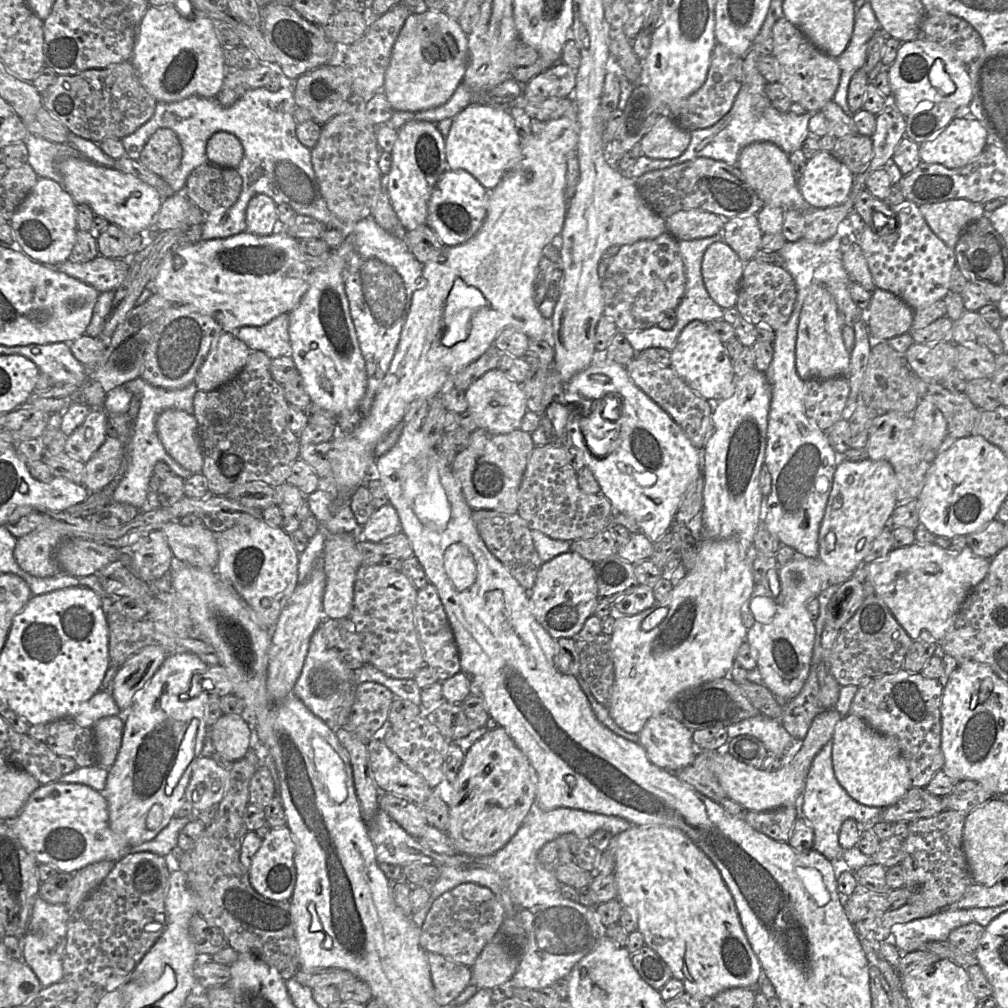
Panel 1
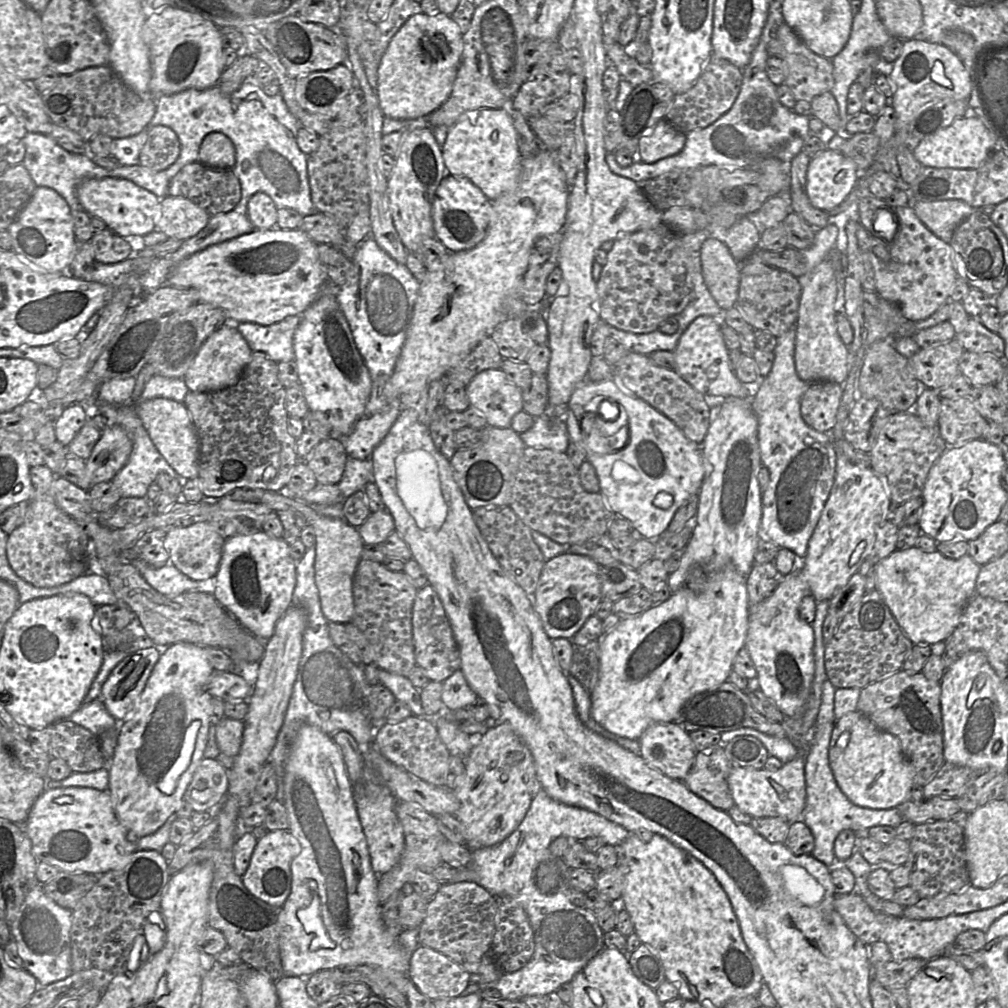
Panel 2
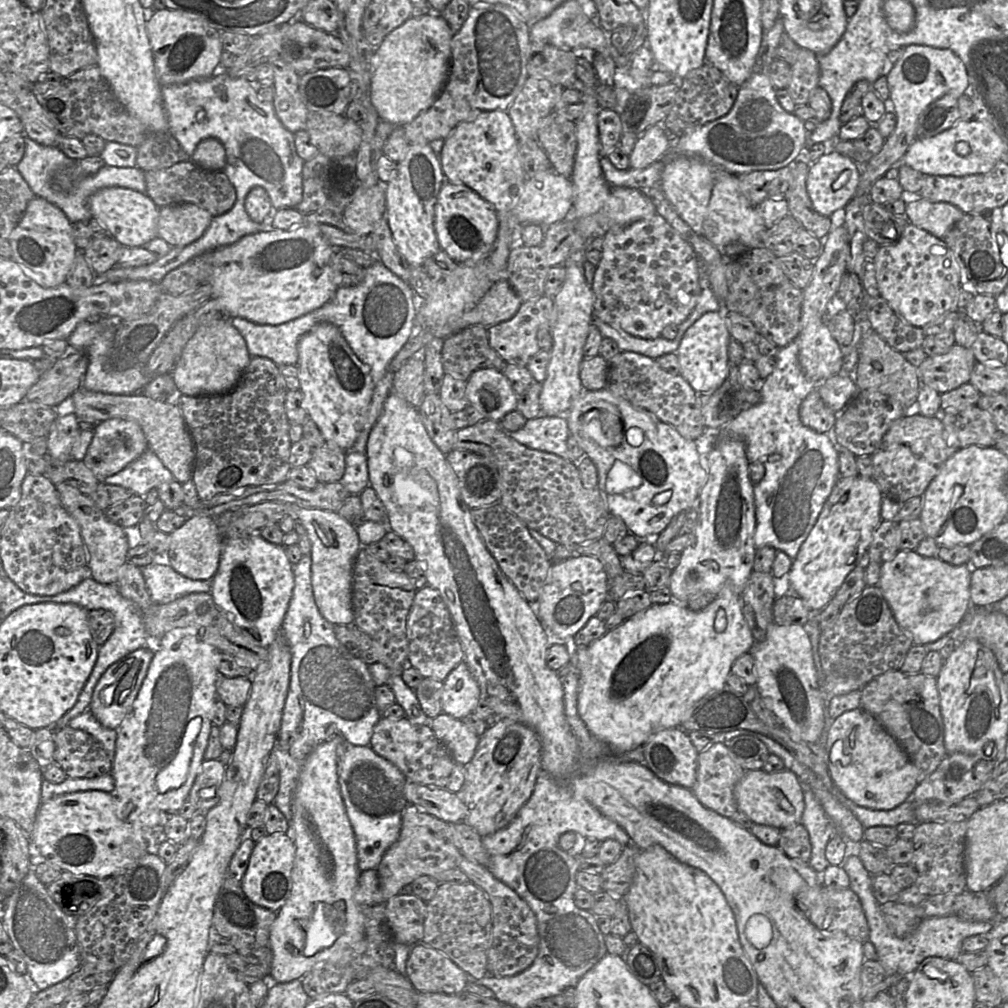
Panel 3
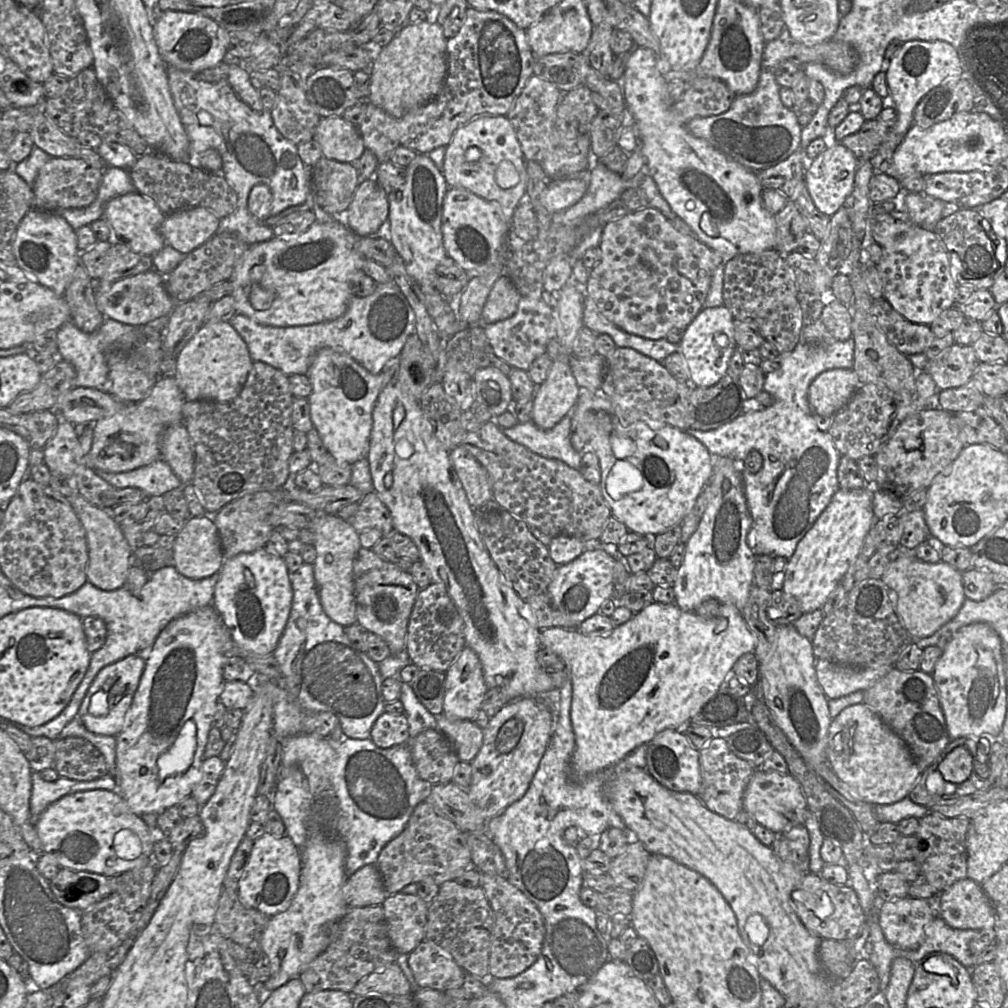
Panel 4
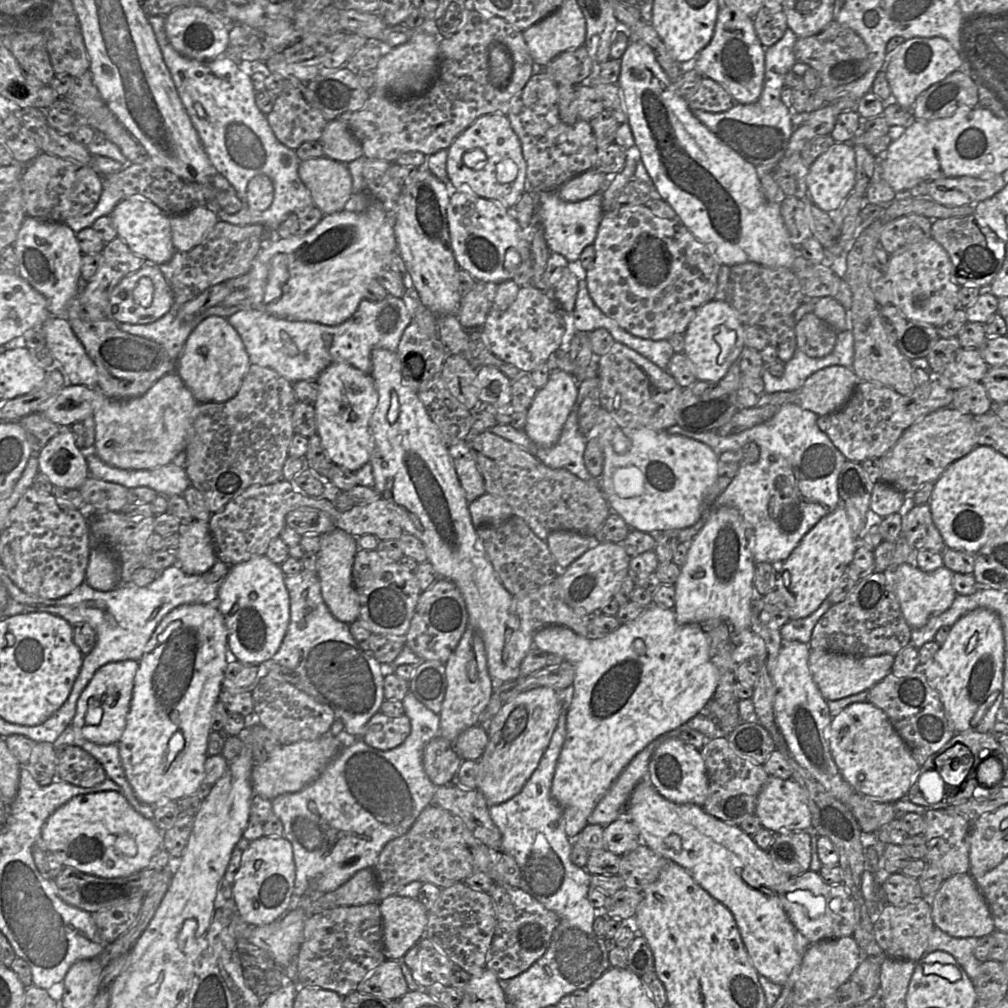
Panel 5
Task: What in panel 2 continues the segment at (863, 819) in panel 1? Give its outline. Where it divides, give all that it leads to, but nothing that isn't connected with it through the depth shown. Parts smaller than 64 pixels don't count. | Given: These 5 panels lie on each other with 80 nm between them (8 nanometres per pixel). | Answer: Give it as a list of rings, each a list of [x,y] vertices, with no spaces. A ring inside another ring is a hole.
[[[825,680],[822,686],[821,704],[814,724],[814,738],[805,758],[806,804],[803,811],[803,822],[814,837],[811,855],[830,869],[835,868],[834,841],[842,830],[868,830],[873,826],[881,825],[896,828],[904,821],[898,808],[869,809],[855,805],[837,785],[829,764],[829,744],[837,721],[834,717],[835,692],[836,688],[831,681]]]

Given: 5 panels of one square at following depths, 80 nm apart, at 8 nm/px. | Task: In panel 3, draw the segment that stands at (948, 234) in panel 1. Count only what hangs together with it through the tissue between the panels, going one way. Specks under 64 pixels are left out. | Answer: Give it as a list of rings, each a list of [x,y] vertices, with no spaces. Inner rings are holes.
[[[904,191],[903,199],[906,202],[904,213],[908,221],[939,239],[943,239],[948,230],[965,214],[958,207],[950,203],[930,201],[922,198],[918,194],[907,194],[907,192]]]

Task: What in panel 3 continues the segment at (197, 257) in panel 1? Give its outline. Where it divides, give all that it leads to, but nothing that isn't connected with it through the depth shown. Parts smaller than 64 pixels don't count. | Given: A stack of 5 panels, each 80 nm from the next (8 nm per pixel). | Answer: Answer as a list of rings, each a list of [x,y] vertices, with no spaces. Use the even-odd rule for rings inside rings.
[[[302,224],[291,230],[267,230],[258,233],[246,235],[237,242],[213,250],[213,274],[210,279],[212,285],[213,298],[218,299],[221,304],[229,311],[231,317],[240,317],[257,324],[278,325],[291,321],[315,309],[322,307],[334,295],[337,286],[333,281],[333,271],[331,267],[331,258],[334,248],[325,241],[317,229],[309,225]]]

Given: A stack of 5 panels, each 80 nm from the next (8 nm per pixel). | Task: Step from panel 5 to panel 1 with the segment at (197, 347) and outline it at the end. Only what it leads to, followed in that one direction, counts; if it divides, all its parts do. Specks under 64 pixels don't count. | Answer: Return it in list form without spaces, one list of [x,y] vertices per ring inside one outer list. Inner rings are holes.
[[[223,332],[198,370],[194,384],[203,391],[221,387],[239,374],[250,354],[235,333]]]

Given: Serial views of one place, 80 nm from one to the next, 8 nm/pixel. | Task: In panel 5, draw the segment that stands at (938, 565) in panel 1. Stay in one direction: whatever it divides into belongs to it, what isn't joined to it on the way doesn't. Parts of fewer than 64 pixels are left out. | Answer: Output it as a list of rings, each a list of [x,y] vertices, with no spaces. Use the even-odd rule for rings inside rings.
[[[909,563],[900,564],[895,570],[886,570],[885,576],[898,600],[901,612],[912,629],[927,624],[929,619],[945,612],[953,603],[957,593],[953,587],[954,573],[945,566],[932,572],[924,572]]]

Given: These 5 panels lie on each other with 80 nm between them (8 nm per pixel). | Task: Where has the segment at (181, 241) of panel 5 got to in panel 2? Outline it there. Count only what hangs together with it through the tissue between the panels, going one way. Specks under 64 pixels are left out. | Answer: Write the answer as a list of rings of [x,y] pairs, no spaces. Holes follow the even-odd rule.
[[[181,196],[161,199],[157,229],[178,240],[196,236],[208,223],[210,215],[191,200]]]

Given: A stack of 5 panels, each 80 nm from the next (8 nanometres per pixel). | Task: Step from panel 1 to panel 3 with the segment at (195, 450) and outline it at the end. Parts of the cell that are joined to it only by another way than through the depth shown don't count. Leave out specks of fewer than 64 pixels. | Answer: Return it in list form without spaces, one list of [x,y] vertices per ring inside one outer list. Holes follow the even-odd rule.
[[[81,388],[74,392],[71,398],[63,401],[55,408],[58,408],[58,416],[60,414],[74,413],[79,422],[99,423],[111,418],[122,418],[138,423],[147,439],[148,447],[170,470],[176,481],[182,484],[192,478],[195,461],[194,443],[181,410],[175,402],[153,399],[143,393],[115,395]]]

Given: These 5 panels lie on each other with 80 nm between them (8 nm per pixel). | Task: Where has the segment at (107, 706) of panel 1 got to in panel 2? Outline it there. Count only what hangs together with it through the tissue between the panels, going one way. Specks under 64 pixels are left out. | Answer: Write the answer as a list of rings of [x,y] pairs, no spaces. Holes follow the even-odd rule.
[[[100,698],[90,703],[83,703],[69,719],[90,730],[96,736],[100,736],[109,729],[117,729],[119,731],[121,727],[121,723],[108,712]]]

